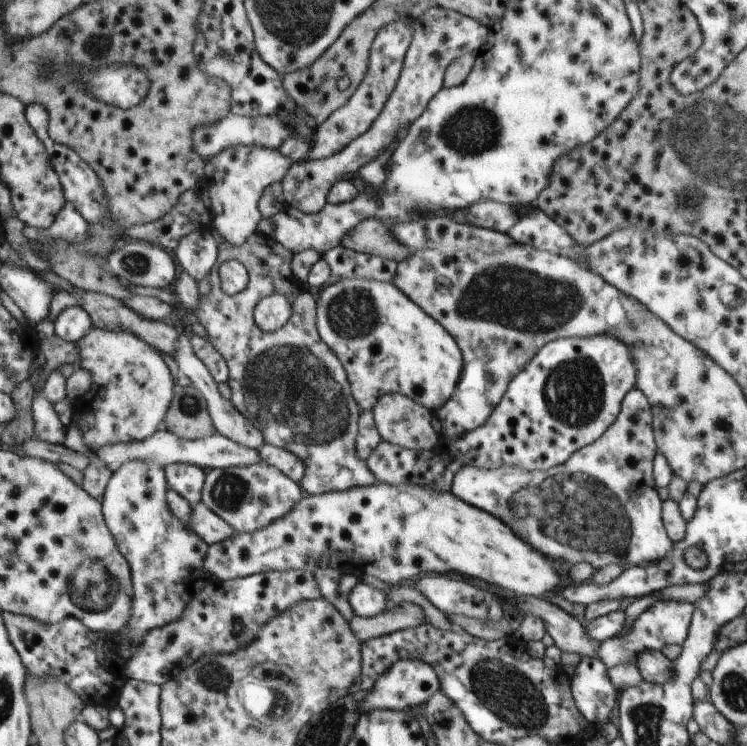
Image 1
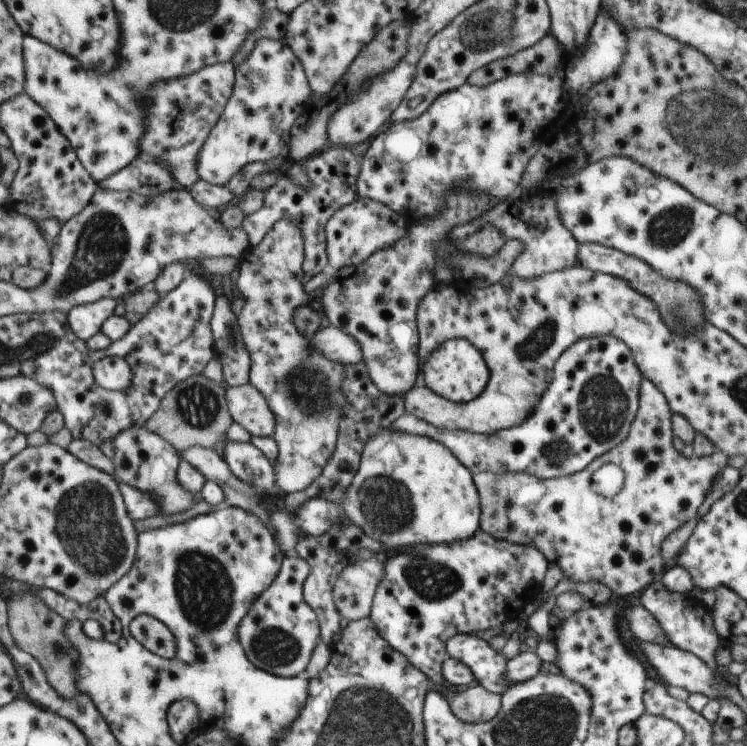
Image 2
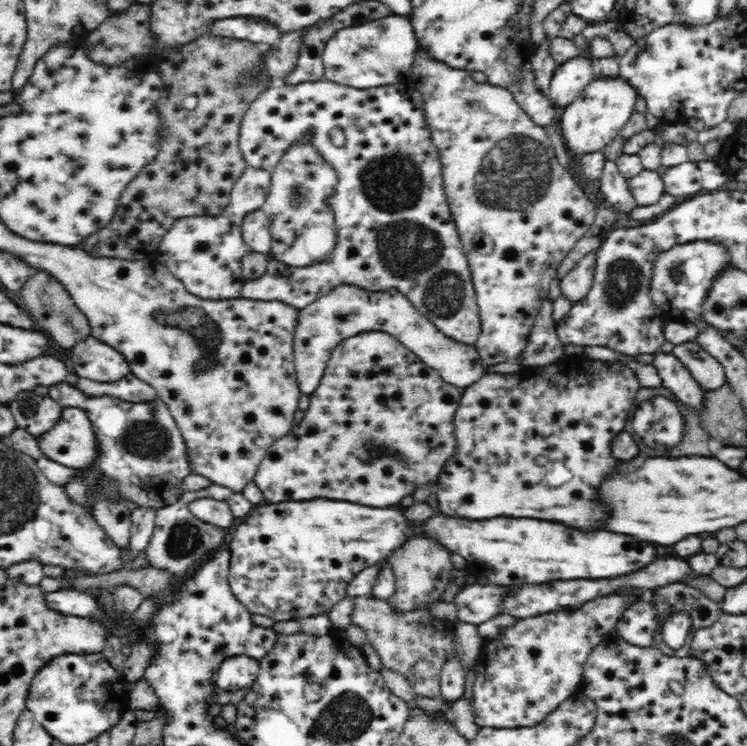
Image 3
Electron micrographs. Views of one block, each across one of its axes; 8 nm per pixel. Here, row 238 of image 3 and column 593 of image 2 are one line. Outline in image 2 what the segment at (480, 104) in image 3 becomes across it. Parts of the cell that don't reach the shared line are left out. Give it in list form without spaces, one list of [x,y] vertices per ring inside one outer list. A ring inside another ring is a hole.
[[[642,378],[639,390],[638,390],[638,407],[636,410],[636,415],[632,425],[629,427],[626,440],[613,449],[608,450],[601,456],[594,458],[585,469],[580,470],[578,473],[572,474],[571,476],[564,476],[563,478],[552,478],[552,479],[538,479],[535,475],[530,475],[527,473],[516,472],[516,473],[492,473],[489,471],[475,473],[473,475],[473,481],[475,486],[477,486],[478,491],[478,503],[481,507],[481,524],[478,526],[479,529],[484,530],[487,534],[490,534],[493,538],[503,539],[509,541],[510,543],[515,543],[518,545],[529,545],[539,549],[544,557],[548,561],[551,561],[552,566],[557,565],[561,572],[563,572],[563,577],[569,578],[575,584],[579,586],[586,586],[592,584],[592,582],[601,582],[611,590],[612,595],[617,597],[631,597],[632,595],[637,595],[637,592],[641,592],[647,584],[653,582],[653,578],[657,578],[661,574],[661,558],[659,558],[659,544],[662,544],[663,540],[670,532],[679,529],[681,526],[685,525],[687,522],[696,521],[699,516],[699,508],[702,502],[707,498],[707,494],[710,492],[712,485],[714,484],[716,477],[720,474],[723,468],[727,468],[727,456],[723,451],[714,450],[711,454],[707,456],[703,455],[700,457],[691,456],[689,458],[683,458],[673,446],[671,446],[671,427],[673,426],[671,410],[669,408],[667,399],[661,394],[661,391],[646,378]],[[613,463],[619,465],[624,472],[624,481],[621,490],[611,498],[604,497],[595,494],[589,490],[590,476],[593,474],[594,470],[597,470],[599,466],[603,464]]]

